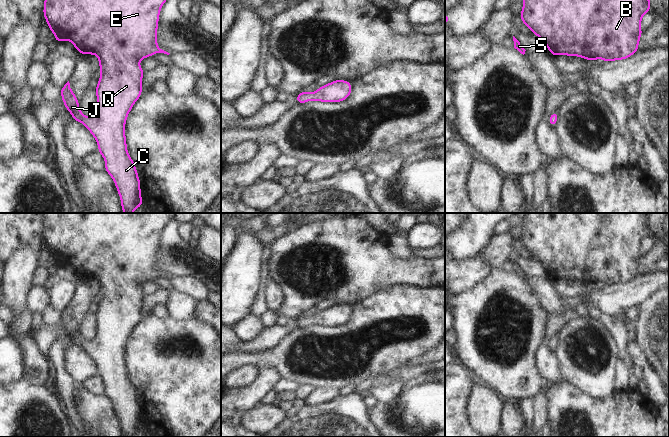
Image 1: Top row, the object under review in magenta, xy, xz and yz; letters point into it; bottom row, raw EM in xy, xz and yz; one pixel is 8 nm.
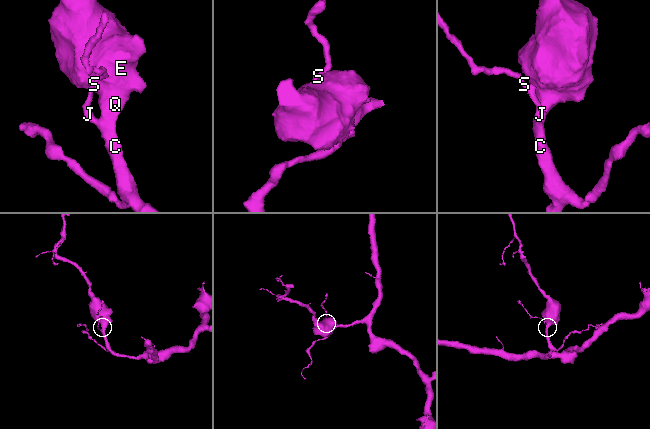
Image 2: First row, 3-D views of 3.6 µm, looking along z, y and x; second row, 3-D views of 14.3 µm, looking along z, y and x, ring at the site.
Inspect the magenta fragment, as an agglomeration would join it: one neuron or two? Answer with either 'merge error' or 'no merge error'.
no merge error

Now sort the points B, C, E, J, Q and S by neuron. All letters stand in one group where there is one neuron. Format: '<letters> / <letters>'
B C E J Q S

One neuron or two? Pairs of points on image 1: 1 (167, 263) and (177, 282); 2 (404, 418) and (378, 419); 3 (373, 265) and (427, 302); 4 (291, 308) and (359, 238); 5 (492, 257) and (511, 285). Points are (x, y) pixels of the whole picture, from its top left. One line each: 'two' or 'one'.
1: two
2: one
3: two
4: one
5: two

